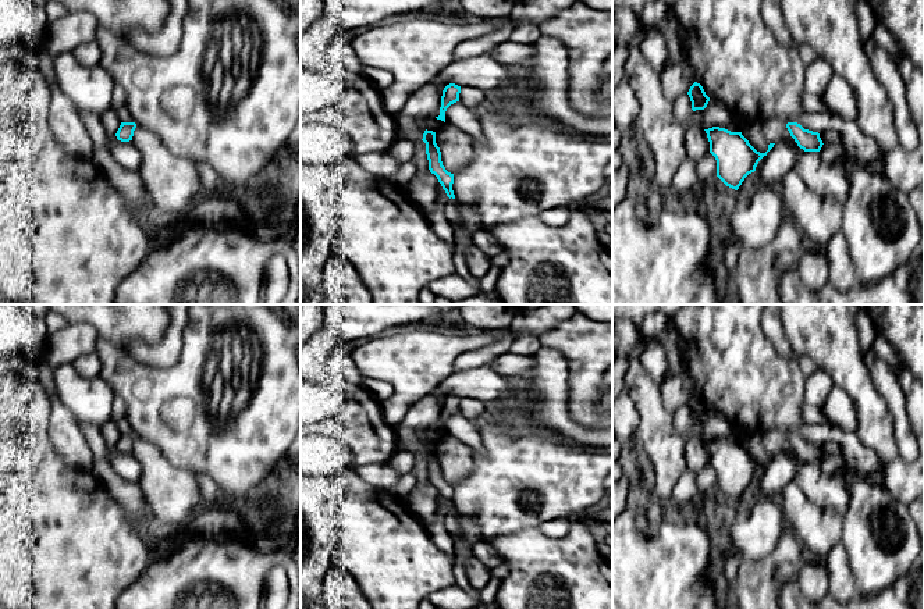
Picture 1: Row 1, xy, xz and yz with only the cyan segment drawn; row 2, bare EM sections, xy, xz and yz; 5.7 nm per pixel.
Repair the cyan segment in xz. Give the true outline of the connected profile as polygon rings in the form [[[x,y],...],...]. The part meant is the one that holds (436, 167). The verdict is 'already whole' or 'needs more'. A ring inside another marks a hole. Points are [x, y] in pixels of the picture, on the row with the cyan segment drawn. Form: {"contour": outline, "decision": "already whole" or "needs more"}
{"contour": [[[426,129],[422,140],[426,143],[429,170],[437,177],[438,182],[449,197],[447,203],[447,217],[456,232],[459,229],[461,218],[458,211],[458,202],[455,200],[455,195],[452,190],[454,174],[448,172],[443,165],[441,152],[436,143],[436,132]]], "decision": "needs more"}

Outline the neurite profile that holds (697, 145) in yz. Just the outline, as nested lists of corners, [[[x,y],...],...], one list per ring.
[[[696,122],[687,124],[685,143],[687,159],[694,163],[697,163],[710,152],[710,142],[707,133]]]

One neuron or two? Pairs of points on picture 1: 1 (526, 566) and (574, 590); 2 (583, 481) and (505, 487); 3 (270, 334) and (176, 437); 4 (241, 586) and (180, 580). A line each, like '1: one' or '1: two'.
1: one
2: one
3: one
4: one

